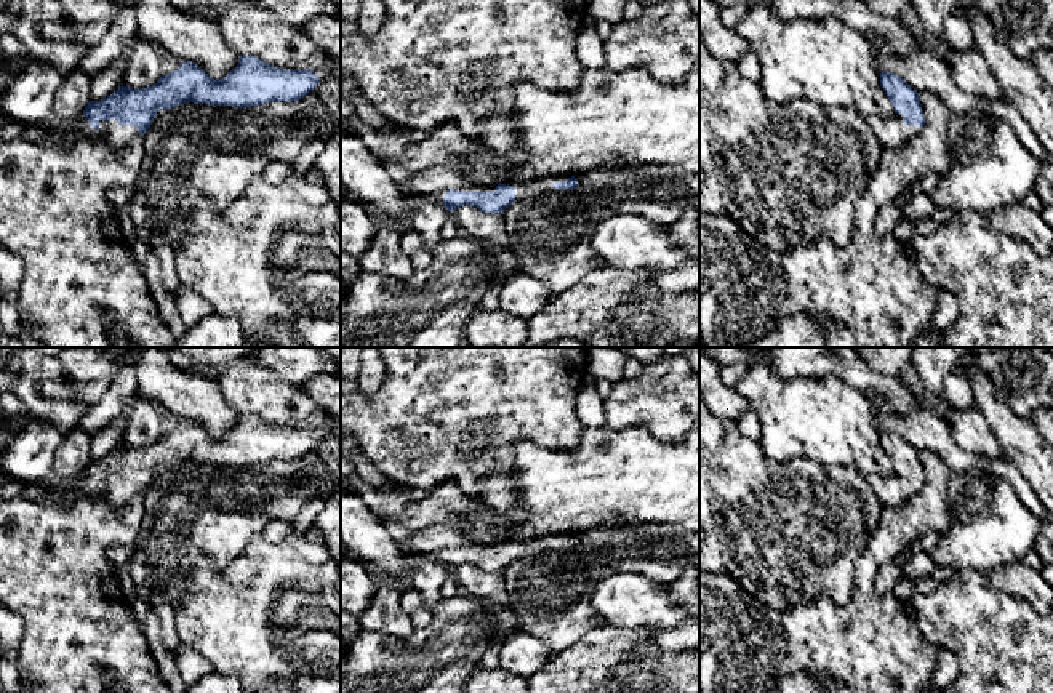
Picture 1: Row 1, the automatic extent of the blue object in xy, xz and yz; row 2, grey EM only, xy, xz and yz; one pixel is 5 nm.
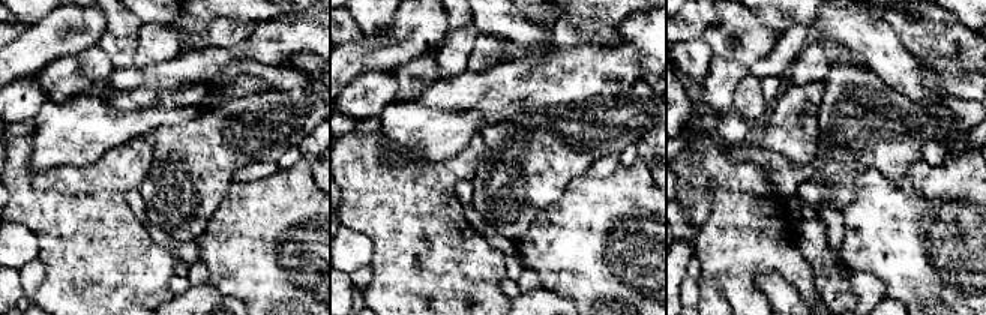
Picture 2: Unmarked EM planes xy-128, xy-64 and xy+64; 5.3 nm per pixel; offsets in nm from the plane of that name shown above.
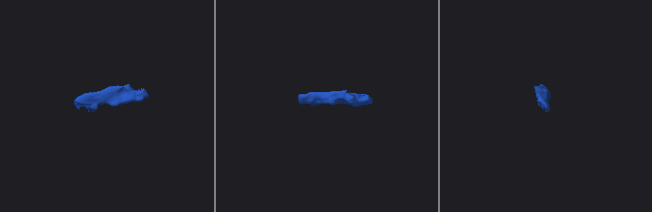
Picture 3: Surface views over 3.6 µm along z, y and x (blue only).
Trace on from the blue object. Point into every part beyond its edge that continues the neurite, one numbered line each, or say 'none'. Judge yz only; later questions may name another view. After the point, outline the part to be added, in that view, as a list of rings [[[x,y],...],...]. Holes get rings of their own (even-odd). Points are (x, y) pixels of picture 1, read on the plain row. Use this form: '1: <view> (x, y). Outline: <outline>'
1: yz (892, 492). Outline: [[[895,472],[891,477],[869,475],[869,487],[872,488],[882,507],[903,507],[912,496],[922,491],[923,487],[907,485],[903,482],[903,474]]]

